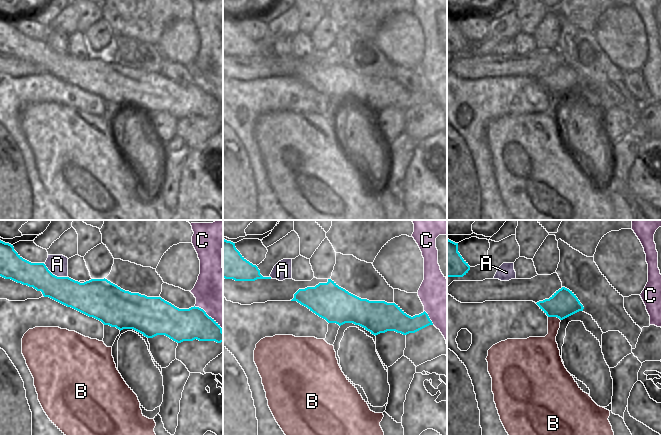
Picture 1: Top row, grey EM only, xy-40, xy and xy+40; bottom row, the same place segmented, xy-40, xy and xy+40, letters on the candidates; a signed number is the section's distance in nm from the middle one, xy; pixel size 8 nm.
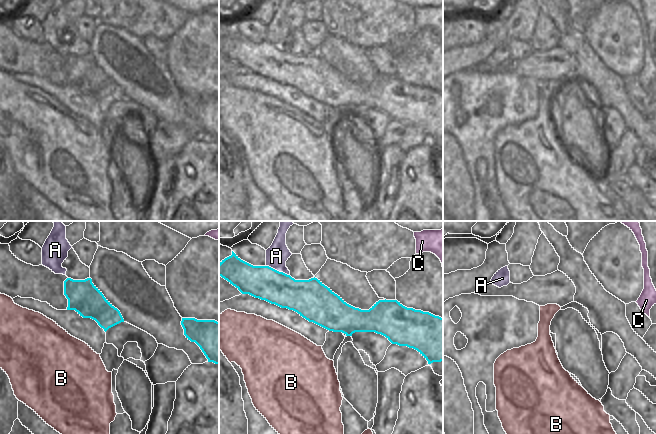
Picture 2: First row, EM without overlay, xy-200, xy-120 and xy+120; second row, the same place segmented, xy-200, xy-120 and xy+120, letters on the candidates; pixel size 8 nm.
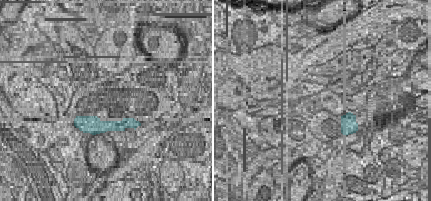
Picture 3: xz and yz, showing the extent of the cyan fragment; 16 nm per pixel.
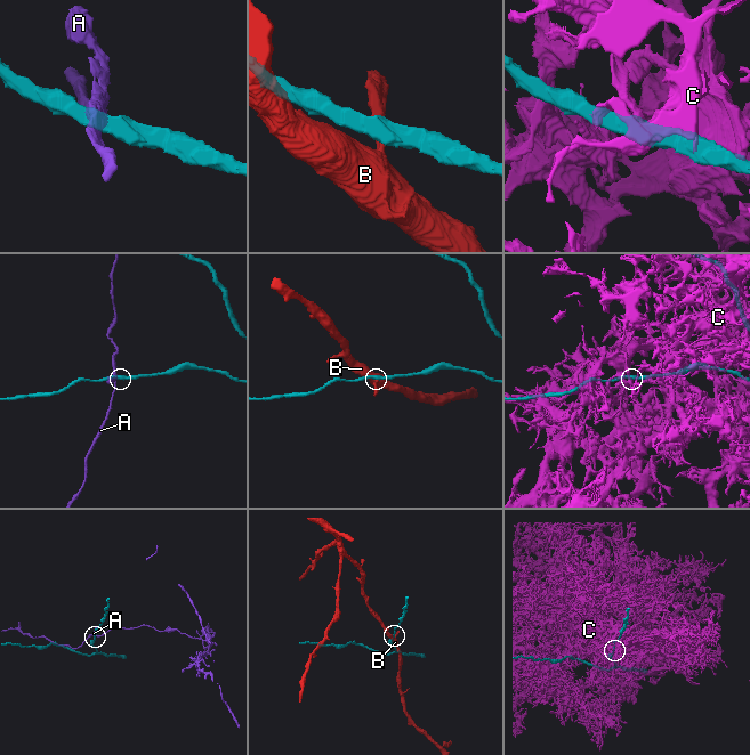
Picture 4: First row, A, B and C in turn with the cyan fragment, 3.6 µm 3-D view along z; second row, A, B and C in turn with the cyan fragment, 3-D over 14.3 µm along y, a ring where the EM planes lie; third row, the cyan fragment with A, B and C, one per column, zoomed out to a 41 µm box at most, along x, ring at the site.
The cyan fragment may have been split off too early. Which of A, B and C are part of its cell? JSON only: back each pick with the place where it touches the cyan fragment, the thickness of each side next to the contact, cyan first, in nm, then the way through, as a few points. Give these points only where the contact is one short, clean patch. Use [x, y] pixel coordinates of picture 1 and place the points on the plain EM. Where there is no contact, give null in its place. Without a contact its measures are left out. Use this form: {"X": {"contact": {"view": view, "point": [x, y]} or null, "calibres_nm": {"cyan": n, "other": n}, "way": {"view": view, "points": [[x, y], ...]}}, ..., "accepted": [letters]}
{"accepted": []}

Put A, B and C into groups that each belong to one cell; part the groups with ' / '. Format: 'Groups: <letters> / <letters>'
Groups: A / B / C.

